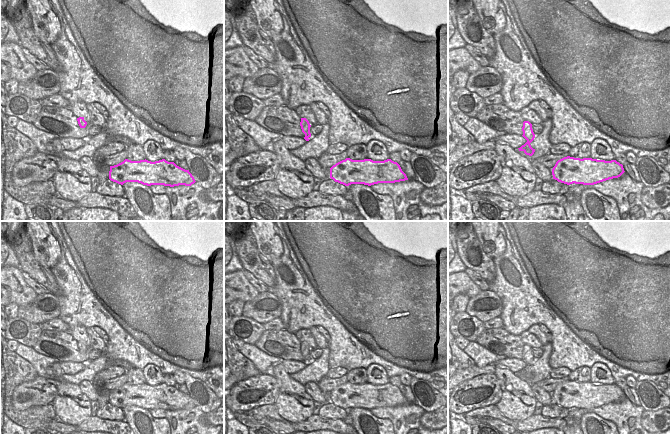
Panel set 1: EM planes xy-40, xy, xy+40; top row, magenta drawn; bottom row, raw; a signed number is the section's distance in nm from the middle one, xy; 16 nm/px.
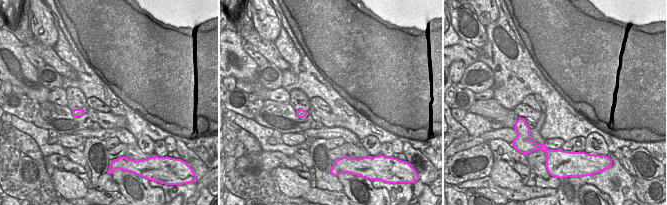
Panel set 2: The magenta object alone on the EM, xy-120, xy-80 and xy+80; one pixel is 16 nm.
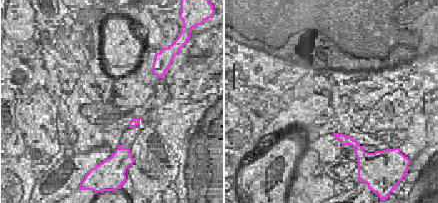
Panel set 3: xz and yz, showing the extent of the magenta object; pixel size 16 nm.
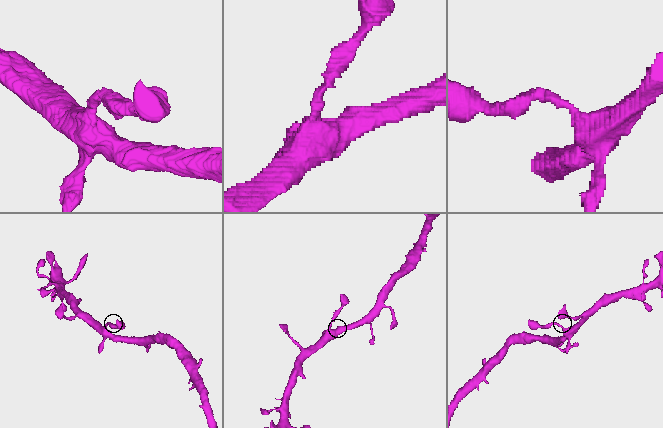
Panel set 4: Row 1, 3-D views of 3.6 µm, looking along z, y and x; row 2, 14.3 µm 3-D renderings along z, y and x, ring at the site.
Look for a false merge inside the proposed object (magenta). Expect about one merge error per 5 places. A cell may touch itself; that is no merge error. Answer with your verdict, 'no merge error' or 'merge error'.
no merge error

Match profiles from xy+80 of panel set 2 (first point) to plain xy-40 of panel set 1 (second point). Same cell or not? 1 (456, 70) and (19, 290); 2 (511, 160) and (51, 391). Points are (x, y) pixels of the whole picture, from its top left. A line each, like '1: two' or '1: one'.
1: two
2: two

